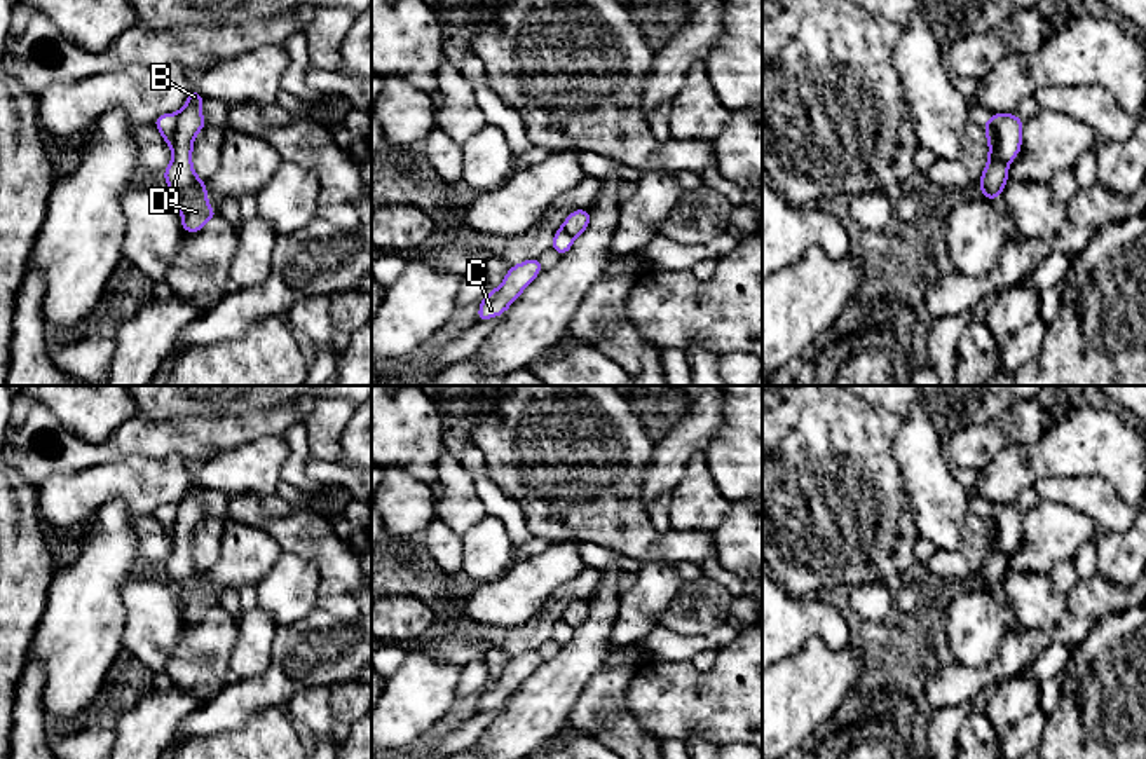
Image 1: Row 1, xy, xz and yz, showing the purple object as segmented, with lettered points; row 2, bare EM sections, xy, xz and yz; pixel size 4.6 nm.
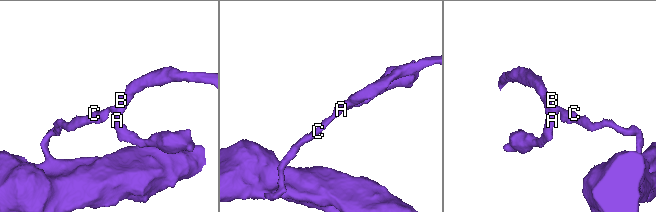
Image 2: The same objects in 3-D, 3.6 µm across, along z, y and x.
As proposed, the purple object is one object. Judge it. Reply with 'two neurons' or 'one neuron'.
two neurons

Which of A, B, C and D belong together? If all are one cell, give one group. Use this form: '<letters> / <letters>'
A B D / C

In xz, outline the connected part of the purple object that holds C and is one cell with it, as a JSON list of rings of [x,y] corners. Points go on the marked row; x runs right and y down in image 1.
[[[537,258],[509,267],[502,284],[497,290],[490,290],[481,300],[476,321],[504,314],[542,269],[544,267]]]

